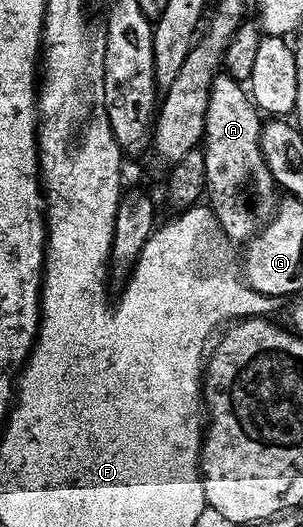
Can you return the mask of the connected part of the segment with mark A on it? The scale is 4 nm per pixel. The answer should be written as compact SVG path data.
M217 75L210 87L210 103L206 107L202 142L204 183L210 208L225 237L233 243L251 241L276 213L278 186L262 155L261 124L261 114L252 104L249 90L230 76Z

